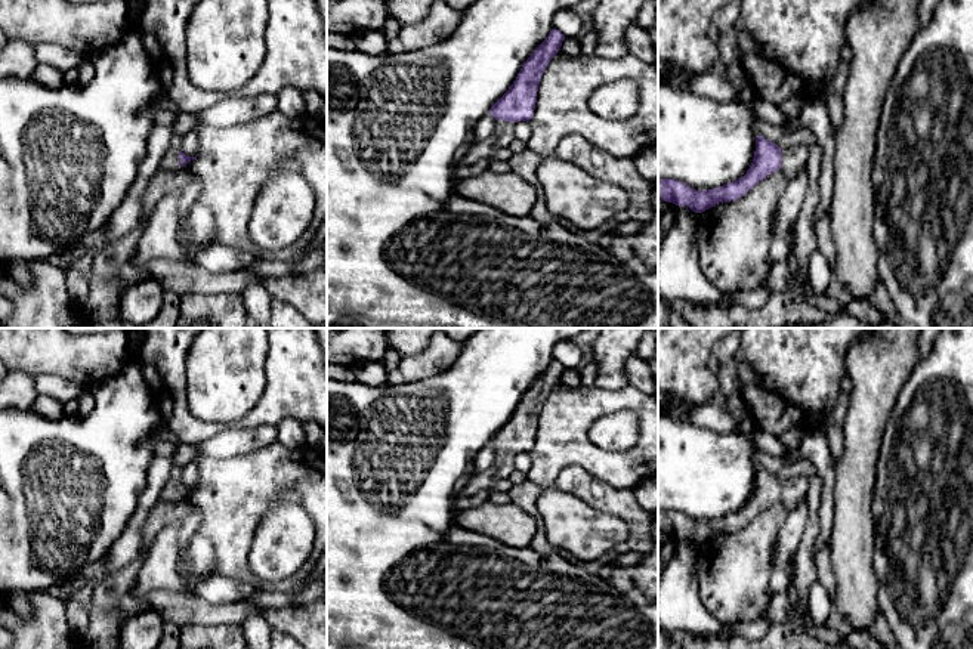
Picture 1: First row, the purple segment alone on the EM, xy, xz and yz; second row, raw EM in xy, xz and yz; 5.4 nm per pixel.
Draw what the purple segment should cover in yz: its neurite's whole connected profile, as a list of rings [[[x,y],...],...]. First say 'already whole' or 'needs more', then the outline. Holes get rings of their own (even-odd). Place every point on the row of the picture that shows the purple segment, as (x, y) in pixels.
needs more | [[[757,136],[753,163],[739,179],[708,191],[692,189],[677,179],[658,179],[658,198],[702,213],[719,203],[730,203],[744,197],[759,182],[779,169],[790,179],[796,177],[806,166],[807,158],[807,145],[790,145],[781,149],[776,143]]]

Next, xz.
needs more | [[[553,28],[546,40],[523,62],[516,80],[509,90],[492,105],[489,114],[497,120],[494,132],[481,140],[475,140],[464,158],[463,166],[473,166],[481,160],[492,160],[492,154],[509,148],[515,139],[513,124],[532,118],[540,78],[552,58],[560,50],[565,35]]]

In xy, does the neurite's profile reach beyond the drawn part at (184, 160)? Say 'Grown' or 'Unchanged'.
Grown

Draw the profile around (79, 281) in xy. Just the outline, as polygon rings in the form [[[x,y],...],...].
[[[70,265],[67,272],[67,290],[74,305],[83,306],[89,297],[92,273],[87,268],[78,269]]]

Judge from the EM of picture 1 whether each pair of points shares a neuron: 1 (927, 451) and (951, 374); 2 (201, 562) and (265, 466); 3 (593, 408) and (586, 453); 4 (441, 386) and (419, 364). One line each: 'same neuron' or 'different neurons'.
1: same neuron
2: different neurons
3: same neuron
4: different neurons

